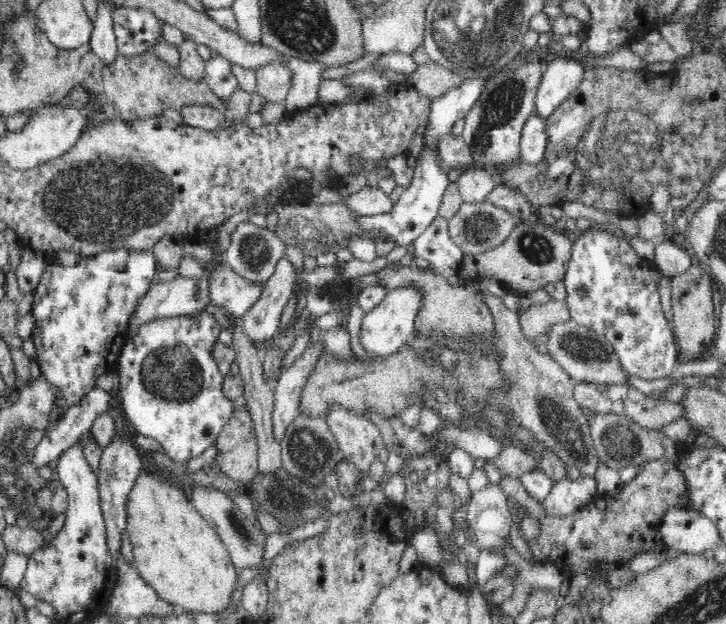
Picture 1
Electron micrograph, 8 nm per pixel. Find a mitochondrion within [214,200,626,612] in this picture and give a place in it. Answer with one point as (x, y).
(309, 451)

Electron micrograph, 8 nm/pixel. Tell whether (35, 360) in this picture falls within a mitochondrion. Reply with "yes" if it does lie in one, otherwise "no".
no

